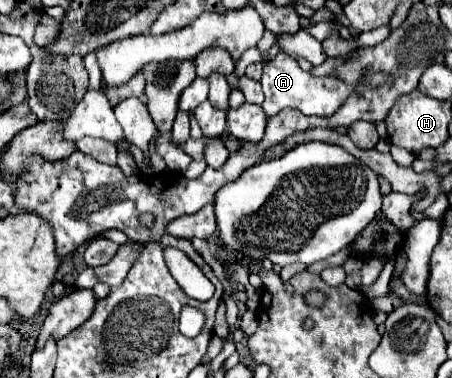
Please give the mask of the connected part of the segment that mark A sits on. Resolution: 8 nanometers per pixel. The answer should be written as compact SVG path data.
M283 52L263 66L261 84L265 94L261 108L265 110L267 116L275 116L283 108L299 108L307 116L331 116L351 94L351 88L345 82L339 82L337 78L331 76L315 78L309 72L303 72L299 64L293 58L287 58L287 54Z

